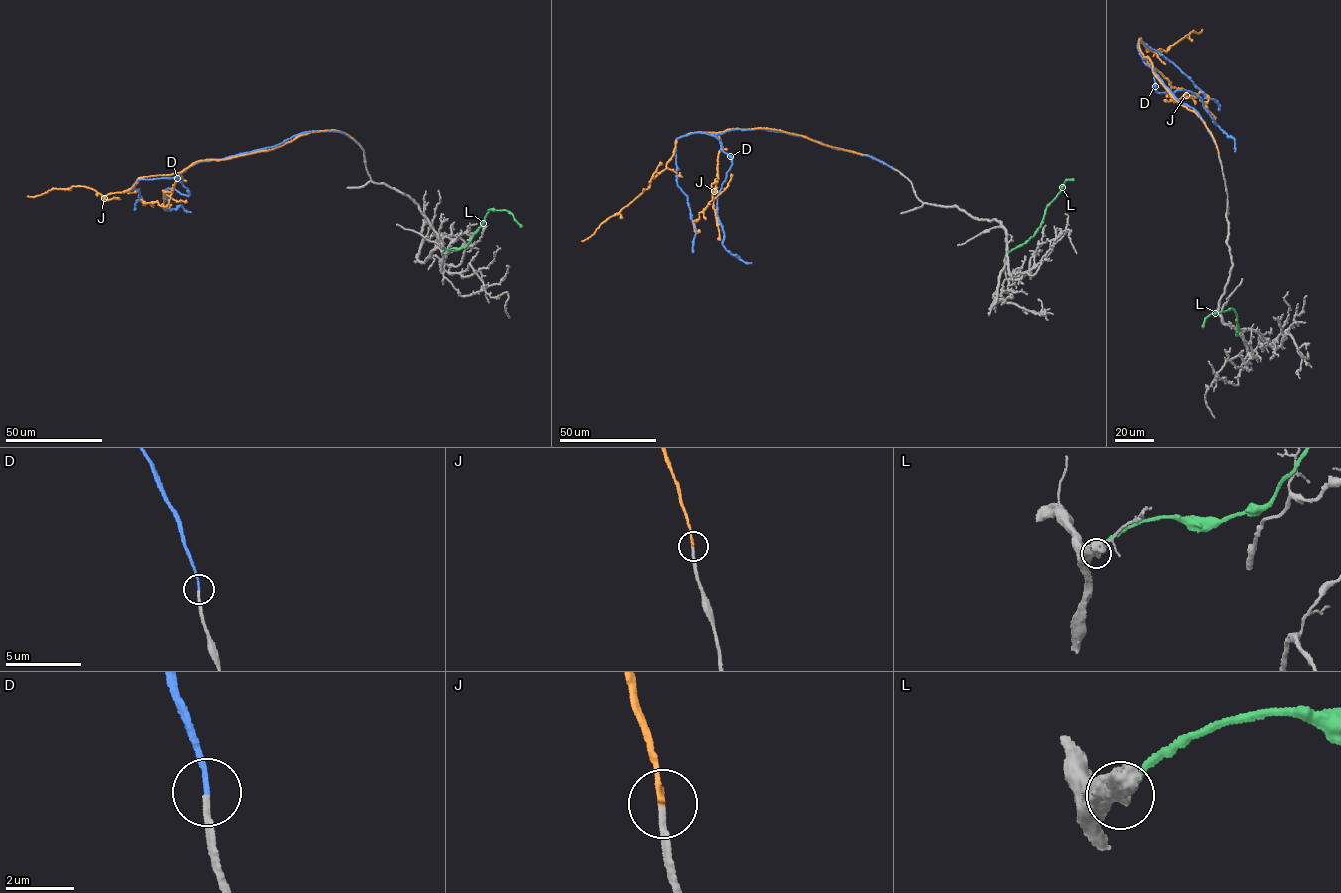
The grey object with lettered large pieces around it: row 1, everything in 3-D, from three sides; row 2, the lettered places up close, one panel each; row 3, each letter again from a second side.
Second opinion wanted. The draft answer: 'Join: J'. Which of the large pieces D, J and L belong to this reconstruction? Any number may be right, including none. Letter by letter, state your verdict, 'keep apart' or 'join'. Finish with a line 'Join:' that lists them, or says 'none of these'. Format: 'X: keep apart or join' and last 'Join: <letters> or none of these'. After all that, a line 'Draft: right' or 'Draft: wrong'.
D: keep apart
J: join
L: keep apart
Join: J
Draft: right

